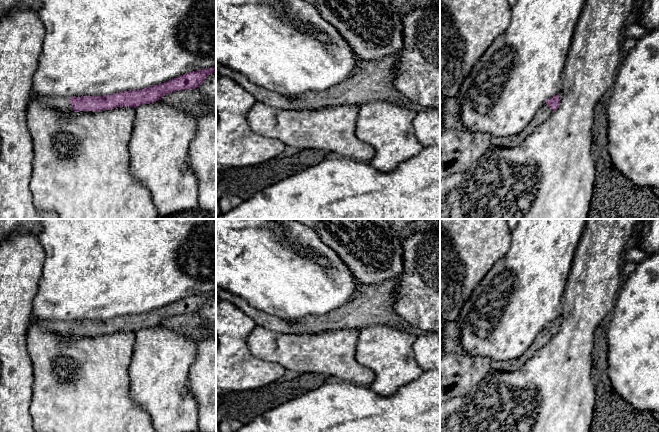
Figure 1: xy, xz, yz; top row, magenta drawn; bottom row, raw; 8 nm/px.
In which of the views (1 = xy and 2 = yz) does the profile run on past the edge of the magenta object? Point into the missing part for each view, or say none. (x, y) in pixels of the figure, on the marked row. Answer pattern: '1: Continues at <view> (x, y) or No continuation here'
1: Continues at xy (60, 104)
2: No continuation here

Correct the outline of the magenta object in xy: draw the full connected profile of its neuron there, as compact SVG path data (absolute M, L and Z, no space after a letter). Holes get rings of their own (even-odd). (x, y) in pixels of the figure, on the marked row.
M216 67L199 71L192 71L159 85L142 90L123 91L106 96L81 97L43 97L41 102L59 112L101 111L117 107L136 107L161 100L172 92L196 89L213 72Z

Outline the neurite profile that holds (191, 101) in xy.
M187 89L172 92L161 98L163 103L169 104L196 119L208 110L206 101L210 97L196 89Z

